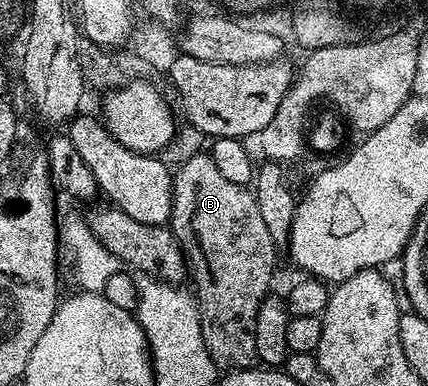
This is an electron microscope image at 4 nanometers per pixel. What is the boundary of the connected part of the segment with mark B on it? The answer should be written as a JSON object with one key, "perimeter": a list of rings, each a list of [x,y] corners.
{"perimeter":[[[200,154],[189,158],[189,162],[178,165],[173,172],[169,227],[187,259],[190,279],[195,279],[193,292],[199,305],[201,334],[216,369],[256,367],[259,355],[255,323],[260,306],[272,291],[271,279],[275,276],[277,245],[265,227],[265,218],[261,218],[261,206],[257,206],[254,191],[237,182],[228,182],[218,172],[211,155]]]}

